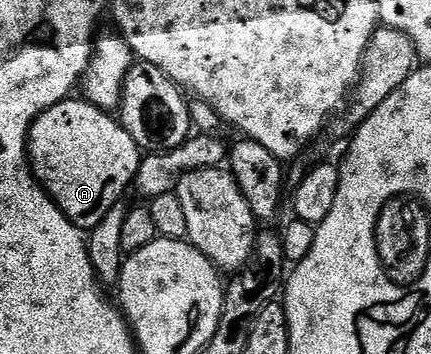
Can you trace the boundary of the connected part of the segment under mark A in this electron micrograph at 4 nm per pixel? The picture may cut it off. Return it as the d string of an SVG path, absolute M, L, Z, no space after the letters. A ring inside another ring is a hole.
M85 99L75 100L57 103L35 118L31 125L31 134L27 137L27 155L36 181L45 192L51 194L55 206L77 228L90 231L101 223L114 204L124 200L123 192L136 184L141 150L133 135L129 135L129 131L125 131L125 127L108 110L98 109Z

